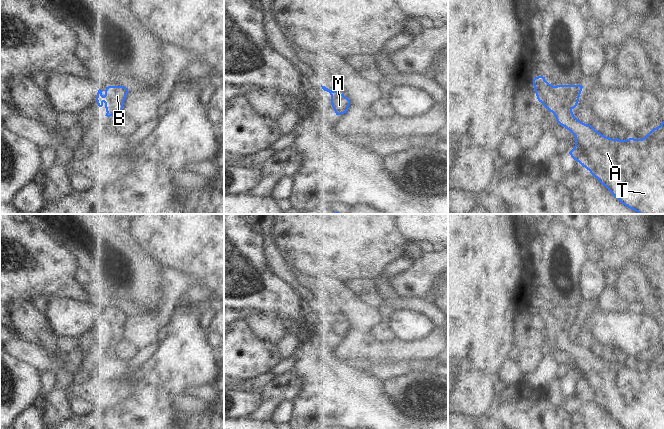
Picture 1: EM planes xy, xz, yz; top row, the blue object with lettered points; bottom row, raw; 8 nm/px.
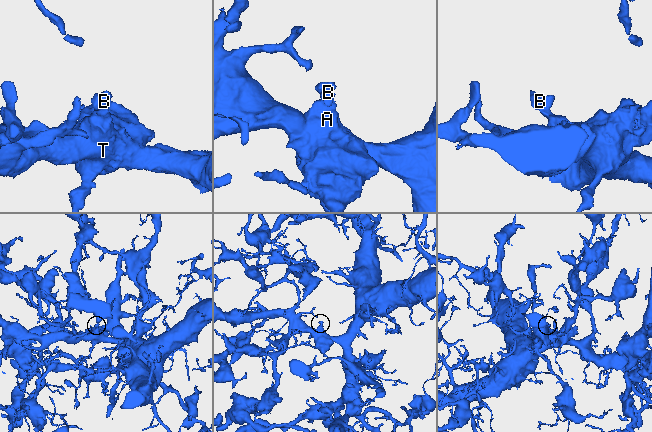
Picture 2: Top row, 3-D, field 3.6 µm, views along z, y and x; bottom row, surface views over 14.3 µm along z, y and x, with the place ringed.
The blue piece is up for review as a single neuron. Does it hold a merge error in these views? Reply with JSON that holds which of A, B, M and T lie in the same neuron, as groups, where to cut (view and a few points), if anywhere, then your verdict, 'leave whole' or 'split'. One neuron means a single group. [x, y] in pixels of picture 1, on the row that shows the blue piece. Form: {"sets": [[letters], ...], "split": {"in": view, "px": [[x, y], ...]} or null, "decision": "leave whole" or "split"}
{"sets": [["A", "B", "M", "T"]], "split": null, "decision": "leave whole"}

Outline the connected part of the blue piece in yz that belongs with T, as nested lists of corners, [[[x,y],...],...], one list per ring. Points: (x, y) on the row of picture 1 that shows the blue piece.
[[[538,76],[533,79],[533,86],[538,101],[575,136],[575,146],[569,152],[574,160],[589,170],[623,205],[639,214],[664,214],[664,121],[642,139],[612,139],[574,116],[572,110],[579,102],[582,85],[553,86],[545,77]]]

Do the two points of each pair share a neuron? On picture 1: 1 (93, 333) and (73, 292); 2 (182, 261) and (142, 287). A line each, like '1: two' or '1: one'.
1: two
2: two

